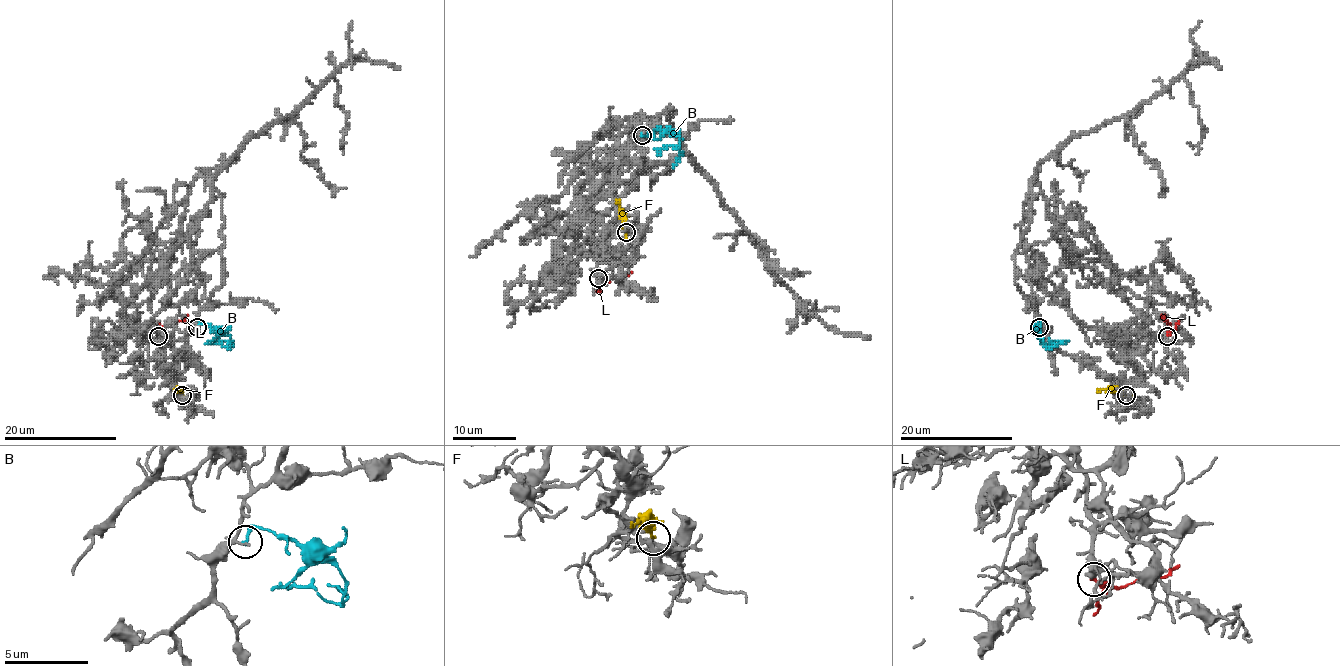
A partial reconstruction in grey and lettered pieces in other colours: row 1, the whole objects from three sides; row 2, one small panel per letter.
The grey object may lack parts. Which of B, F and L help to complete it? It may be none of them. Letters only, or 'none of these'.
B

